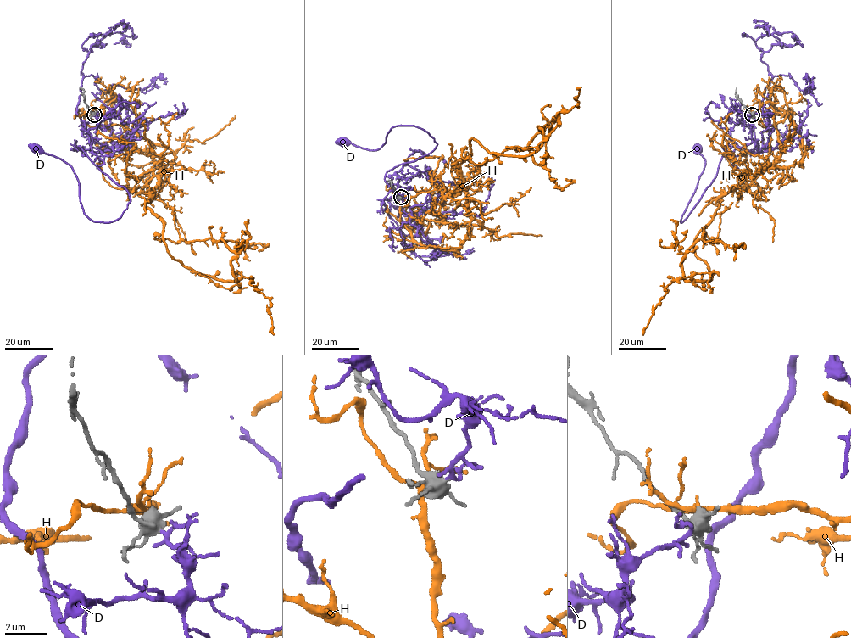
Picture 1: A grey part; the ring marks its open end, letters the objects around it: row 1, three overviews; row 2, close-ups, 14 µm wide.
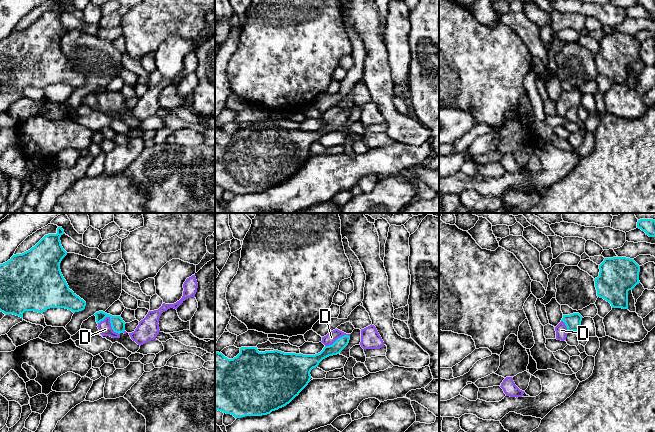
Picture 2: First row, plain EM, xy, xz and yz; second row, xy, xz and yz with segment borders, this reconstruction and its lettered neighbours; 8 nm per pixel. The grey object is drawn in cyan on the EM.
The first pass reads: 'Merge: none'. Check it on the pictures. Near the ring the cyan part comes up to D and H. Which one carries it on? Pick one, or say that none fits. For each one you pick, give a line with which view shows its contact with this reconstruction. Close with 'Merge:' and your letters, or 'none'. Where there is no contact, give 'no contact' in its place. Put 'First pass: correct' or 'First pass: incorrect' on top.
First pass: incorrect
D: meets cyan in xy
Merge: D

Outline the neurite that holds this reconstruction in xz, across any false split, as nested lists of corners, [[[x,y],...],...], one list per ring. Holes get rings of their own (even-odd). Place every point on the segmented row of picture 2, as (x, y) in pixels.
[[[335,329],[322,337],[321,342],[325,347],[315,355],[278,350],[259,352],[257,347],[241,347],[236,357],[228,359],[215,351],[215,410],[231,414],[237,419],[267,415],[286,406],[308,385],[311,370],[318,367],[323,359],[339,354],[349,340],[350,334]]]

